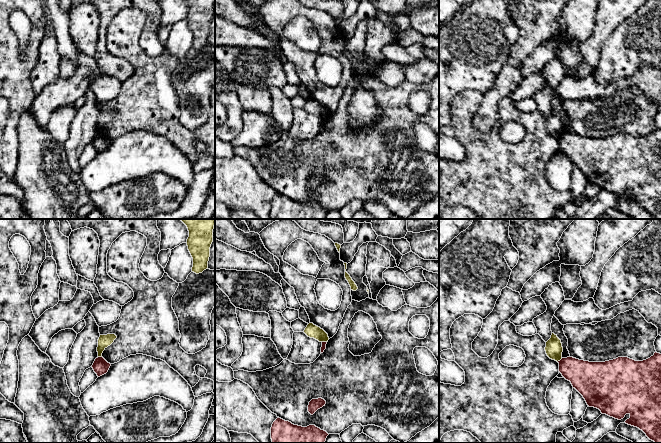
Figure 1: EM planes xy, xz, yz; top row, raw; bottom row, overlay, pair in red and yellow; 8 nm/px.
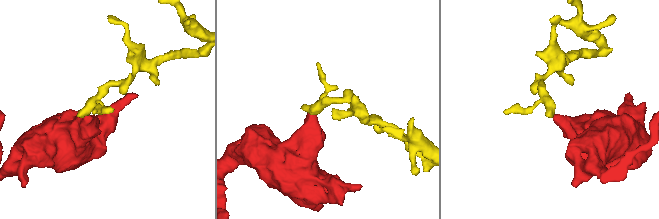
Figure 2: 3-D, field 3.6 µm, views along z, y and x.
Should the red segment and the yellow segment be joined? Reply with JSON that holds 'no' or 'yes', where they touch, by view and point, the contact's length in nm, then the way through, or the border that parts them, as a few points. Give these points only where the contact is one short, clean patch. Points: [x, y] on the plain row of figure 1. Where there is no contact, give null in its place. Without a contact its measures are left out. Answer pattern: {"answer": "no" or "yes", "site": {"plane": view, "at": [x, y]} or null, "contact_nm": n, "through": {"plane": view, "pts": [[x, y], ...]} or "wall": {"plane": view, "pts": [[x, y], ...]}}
{"answer": "no", "site": {"plane": "yz", "at": [560, 136]}, "contact_nm": 50, "wall": {"plane": "yz", "pts": [[562, 134], [557, 137]]}}

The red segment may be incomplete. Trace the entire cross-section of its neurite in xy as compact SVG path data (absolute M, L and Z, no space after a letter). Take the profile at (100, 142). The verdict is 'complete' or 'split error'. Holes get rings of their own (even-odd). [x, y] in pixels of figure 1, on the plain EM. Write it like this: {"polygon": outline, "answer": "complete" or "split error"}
{"polygon": "M98 133L95 135L92 144L98 153L106 150L110 144L111 140L108 139L103 133Z", "answer": "complete"}

